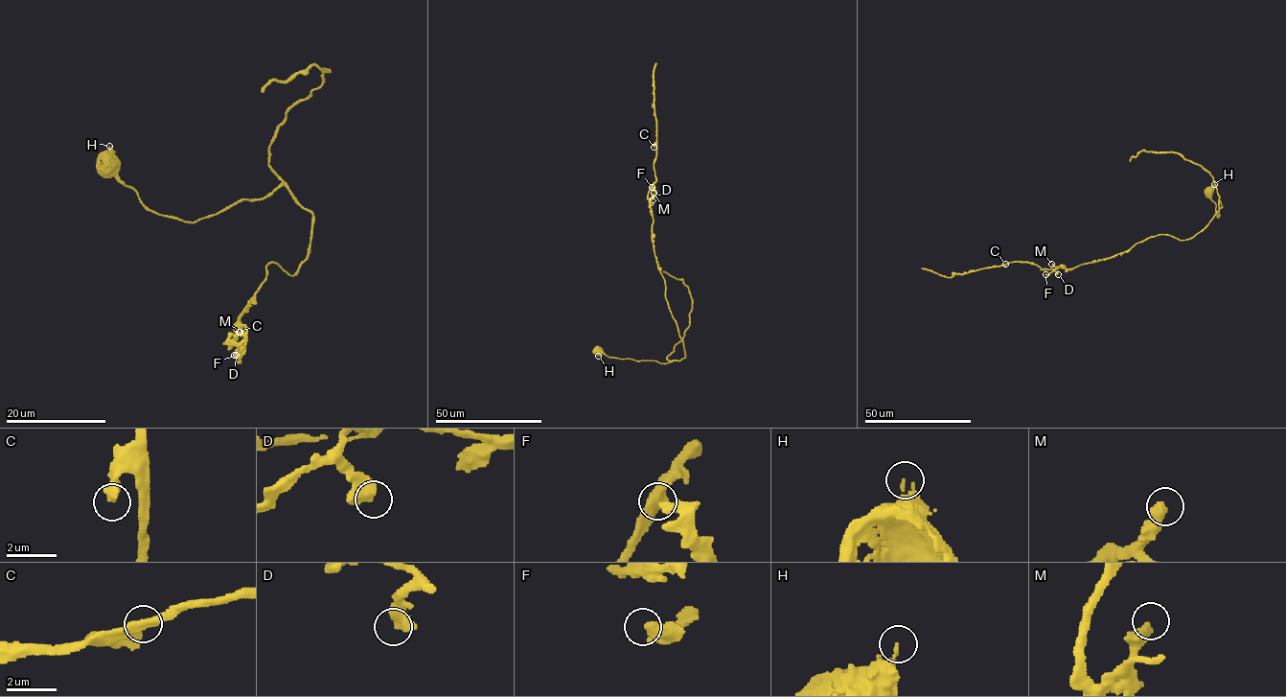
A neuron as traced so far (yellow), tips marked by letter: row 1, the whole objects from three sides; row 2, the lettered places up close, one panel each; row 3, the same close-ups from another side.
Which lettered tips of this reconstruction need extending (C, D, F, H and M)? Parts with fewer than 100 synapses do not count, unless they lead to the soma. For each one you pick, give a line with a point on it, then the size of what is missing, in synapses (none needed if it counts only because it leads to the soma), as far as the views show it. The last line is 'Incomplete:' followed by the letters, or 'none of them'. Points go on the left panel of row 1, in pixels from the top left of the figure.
Incomplete: none of them

